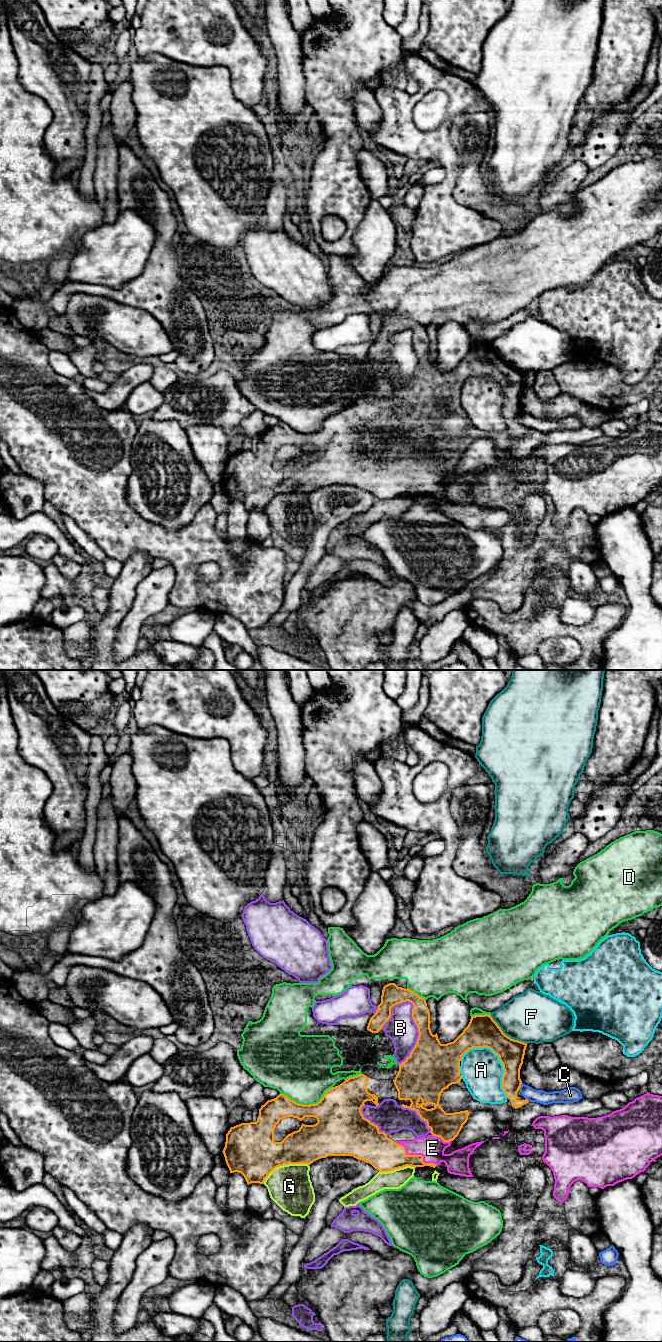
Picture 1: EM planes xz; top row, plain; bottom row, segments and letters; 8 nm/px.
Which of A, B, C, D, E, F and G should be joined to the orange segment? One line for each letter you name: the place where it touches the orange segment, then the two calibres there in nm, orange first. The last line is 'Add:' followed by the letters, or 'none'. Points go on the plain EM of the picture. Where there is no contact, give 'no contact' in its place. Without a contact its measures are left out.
E: xz (416, 483) | 260/200 nm
Add: E

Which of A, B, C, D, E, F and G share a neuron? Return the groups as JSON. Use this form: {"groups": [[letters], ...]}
{"groups": [["A"], ["B"], ["C"], ["D"], ["E"], ["F"], ["G"]]}

